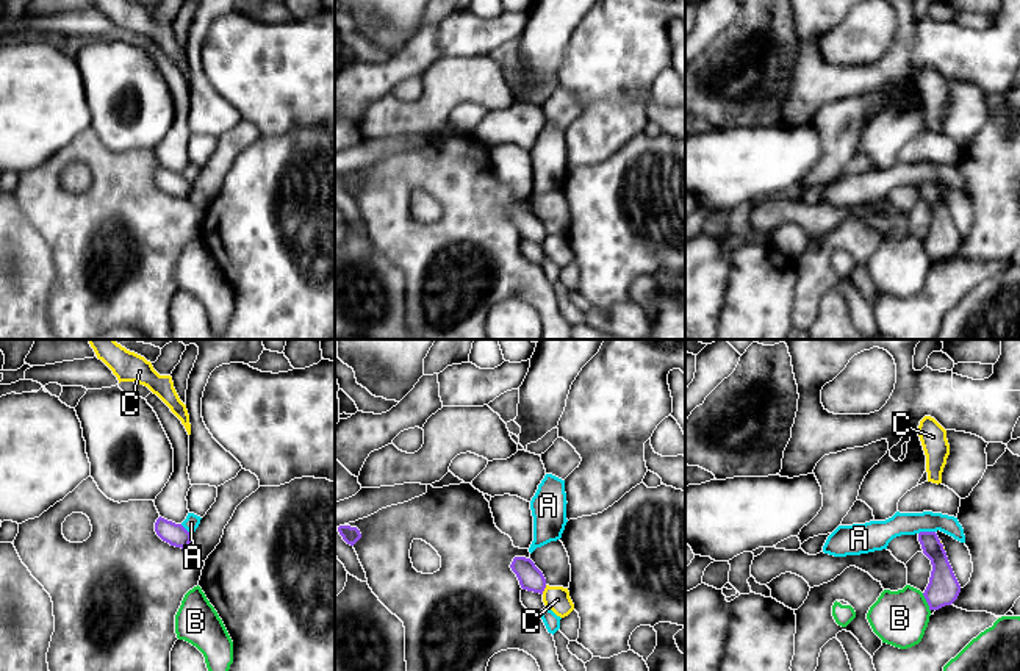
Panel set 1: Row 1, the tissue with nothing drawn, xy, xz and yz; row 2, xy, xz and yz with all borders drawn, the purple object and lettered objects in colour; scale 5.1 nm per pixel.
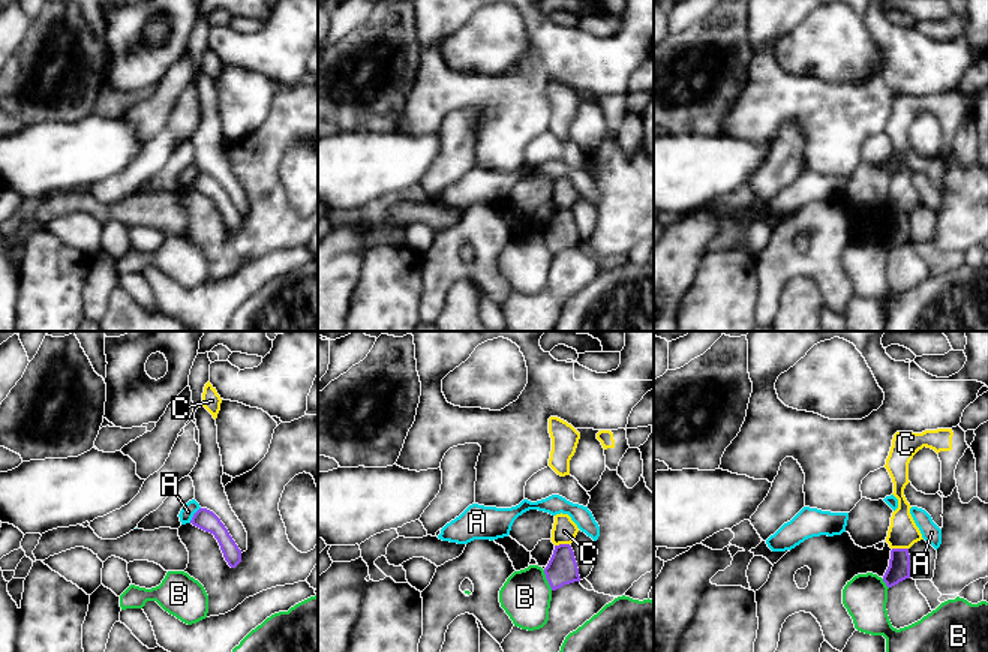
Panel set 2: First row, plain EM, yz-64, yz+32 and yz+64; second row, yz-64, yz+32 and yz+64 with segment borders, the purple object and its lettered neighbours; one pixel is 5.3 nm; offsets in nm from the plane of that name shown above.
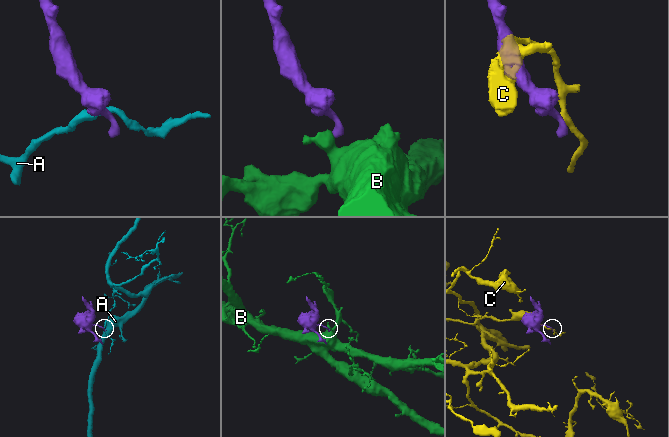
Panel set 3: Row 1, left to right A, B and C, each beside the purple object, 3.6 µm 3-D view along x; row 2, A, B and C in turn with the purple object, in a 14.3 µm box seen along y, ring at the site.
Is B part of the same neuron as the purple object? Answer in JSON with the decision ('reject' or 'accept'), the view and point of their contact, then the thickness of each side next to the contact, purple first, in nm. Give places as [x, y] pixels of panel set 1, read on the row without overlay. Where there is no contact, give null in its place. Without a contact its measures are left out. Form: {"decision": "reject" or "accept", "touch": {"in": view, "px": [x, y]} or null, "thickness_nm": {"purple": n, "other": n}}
{"decision": "reject", "touch": {"in": "yz", "px": [926, 251]}, "thickness_nm": {"purple": 160, "other": 280}}

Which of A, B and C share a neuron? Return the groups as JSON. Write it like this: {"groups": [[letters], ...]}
{"groups": [["A"], ["B"], ["C"]]}

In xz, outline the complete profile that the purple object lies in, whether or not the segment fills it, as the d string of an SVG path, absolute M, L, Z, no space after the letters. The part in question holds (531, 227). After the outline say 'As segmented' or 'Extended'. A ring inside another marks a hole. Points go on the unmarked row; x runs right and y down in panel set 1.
M515 206L510 217L516 224L523 239L543 244L546 228L530 208Z. As segmented

